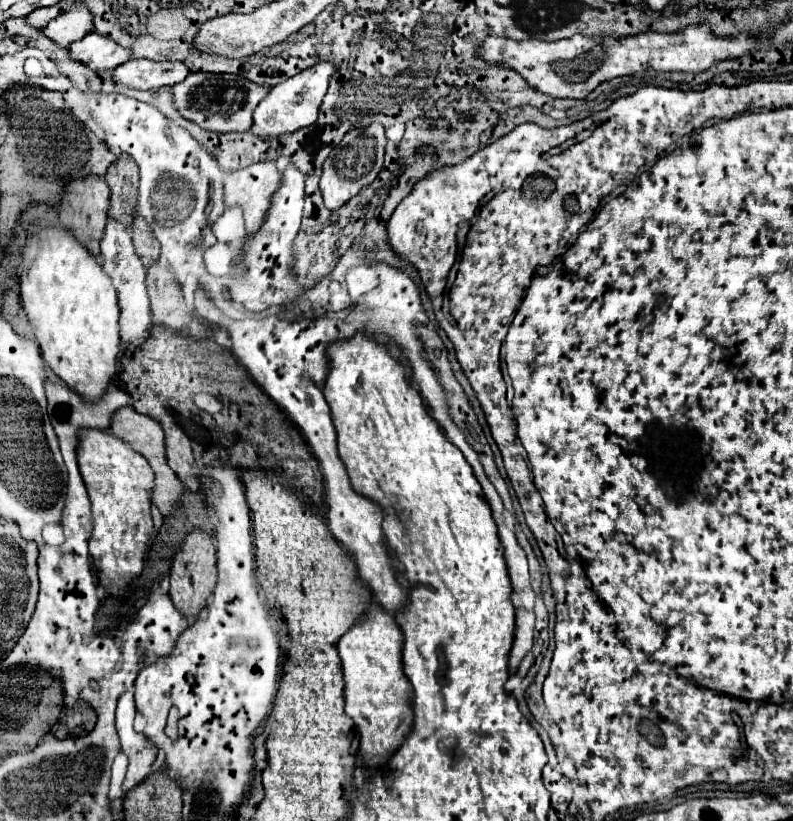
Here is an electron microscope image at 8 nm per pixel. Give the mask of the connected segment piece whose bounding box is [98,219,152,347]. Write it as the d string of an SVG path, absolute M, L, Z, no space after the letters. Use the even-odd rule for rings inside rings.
M108 219L106 233L104 233L104 239L102 239L102 253L98 257L98 263L102 265L104 273L112 279L112 285L114 285L114 289L118 293L120 337L122 337L122 341L126 345L140 347L148 339L148 333L152 329L150 303L148 303L148 293L146 293L146 285L144 285L146 269L144 269L140 257L134 251L134 245L132 245L132 239L130 239L130 231L124 229L124 225L120 225L114 219Z

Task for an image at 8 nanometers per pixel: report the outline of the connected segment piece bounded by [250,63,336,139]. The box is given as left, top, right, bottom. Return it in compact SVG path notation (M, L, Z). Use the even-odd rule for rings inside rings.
M316 63L314 67L272 87L270 93L256 107L254 125L250 131L258 137L264 137L264 139L278 139L286 133L292 133L292 131L298 131L302 127L312 125L318 119L318 109L320 109L320 103L328 91L328 79L332 77L334 71L336 69L332 63Z

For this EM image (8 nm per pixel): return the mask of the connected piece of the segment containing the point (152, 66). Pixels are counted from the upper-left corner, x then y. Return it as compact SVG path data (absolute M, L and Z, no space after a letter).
M130 59L112 71L112 81L122 83L128 89L158 89L184 81L188 67L180 61L148 61Z

